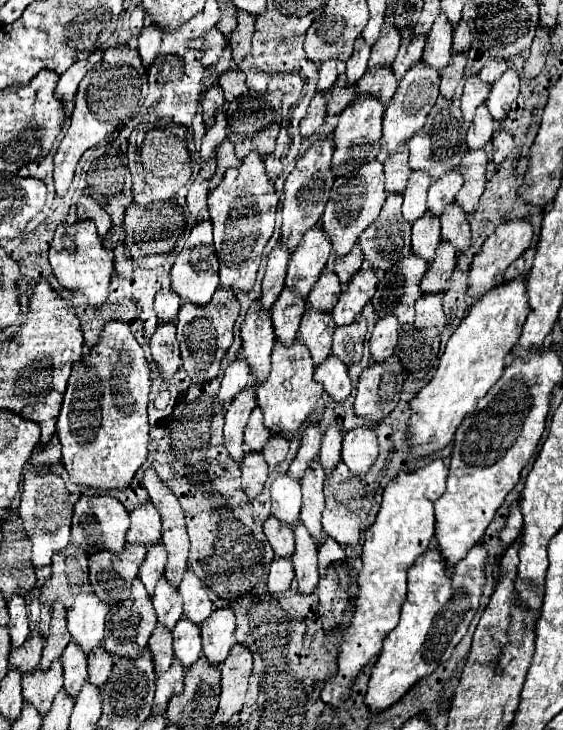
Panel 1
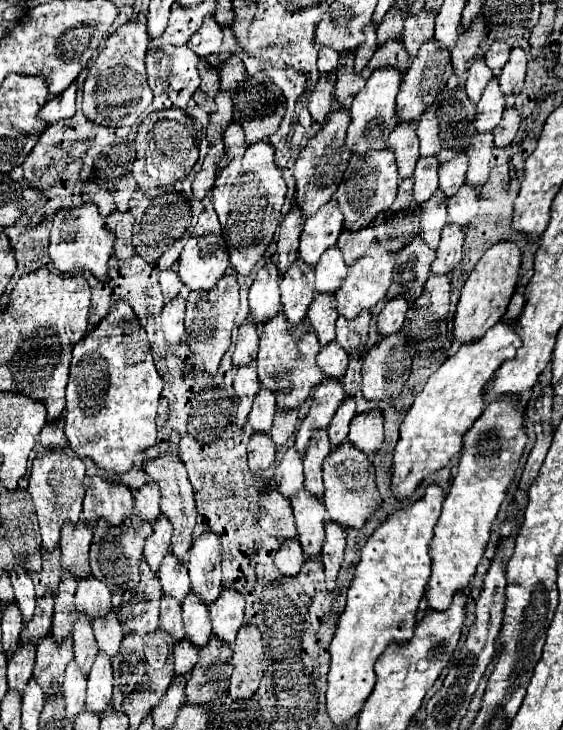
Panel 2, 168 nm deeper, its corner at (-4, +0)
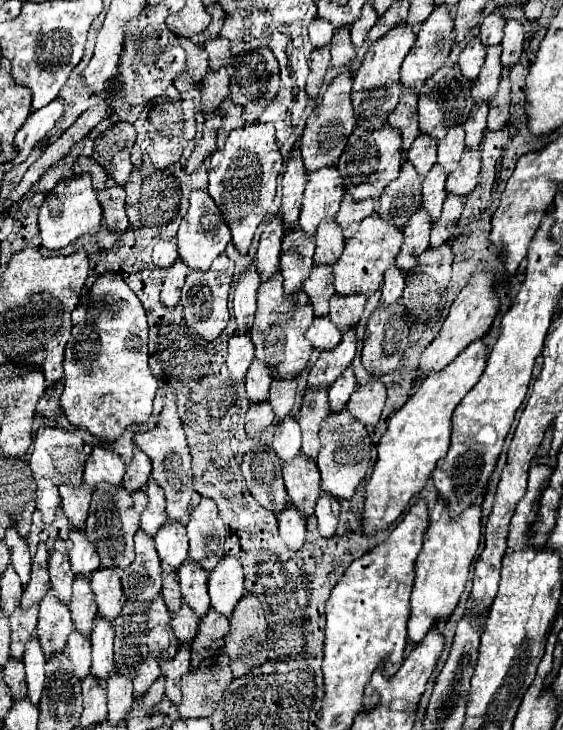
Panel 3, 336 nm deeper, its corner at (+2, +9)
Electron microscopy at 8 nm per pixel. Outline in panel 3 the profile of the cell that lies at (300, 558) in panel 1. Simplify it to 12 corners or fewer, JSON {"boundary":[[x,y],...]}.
{"boundary":[[286,462],[290,504],[310,518],[320,496],[316,462]]}

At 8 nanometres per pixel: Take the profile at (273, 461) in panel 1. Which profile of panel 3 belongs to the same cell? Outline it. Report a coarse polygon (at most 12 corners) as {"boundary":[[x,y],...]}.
{"boundary":[[272,382],[268,402],[276,418],[294,408],[296,382]]}

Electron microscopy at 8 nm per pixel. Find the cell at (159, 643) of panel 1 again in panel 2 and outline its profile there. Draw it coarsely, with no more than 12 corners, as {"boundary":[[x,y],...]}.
{"boundary":[[162,597],[160,625],[176,639],[184,637],[182,605]]}

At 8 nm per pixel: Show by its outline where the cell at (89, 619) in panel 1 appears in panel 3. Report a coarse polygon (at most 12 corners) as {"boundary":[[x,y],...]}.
{"boundary":[[70,530],[72,572],[80,578],[100,568],[98,554],[82,530]]}

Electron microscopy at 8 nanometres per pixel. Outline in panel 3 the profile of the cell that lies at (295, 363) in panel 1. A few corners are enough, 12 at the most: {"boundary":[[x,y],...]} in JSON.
{"boundary":[[274,274],[258,290],[250,338],[272,378],[294,380],[312,346],[304,290]]}

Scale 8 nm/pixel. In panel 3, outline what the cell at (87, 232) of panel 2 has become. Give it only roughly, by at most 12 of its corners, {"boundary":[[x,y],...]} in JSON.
{"boundary":[[90,176],[60,182],[38,214],[42,244],[62,250],[102,224]]}

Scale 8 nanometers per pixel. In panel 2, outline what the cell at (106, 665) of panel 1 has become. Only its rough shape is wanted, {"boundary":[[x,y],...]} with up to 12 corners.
{"boundary":[[112,615],[94,621],[98,649],[118,653],[124,633]]}

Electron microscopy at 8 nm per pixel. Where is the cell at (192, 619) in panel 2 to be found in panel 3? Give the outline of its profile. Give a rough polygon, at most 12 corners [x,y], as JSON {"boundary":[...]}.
{"boundary":[[188,560],[178,570],[184,602],[202,618],[208,574]]}

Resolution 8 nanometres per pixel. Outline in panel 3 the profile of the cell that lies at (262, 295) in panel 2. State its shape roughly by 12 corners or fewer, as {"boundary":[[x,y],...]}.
{"boundary":[[282,220],[264,228],[254,264],[260,280],[270,280],[280,266]]}

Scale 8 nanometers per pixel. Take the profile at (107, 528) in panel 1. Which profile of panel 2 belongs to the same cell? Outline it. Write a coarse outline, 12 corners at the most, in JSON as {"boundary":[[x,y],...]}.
{"boundary":[[94,475],[86,485],[82,519],[112,525],[130,519],[126,485]]}

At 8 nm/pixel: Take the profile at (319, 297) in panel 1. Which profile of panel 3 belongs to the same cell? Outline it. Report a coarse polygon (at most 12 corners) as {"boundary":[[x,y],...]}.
{"boundary":[[338,224],[318,226],[314,264],[332,266],[344,250]]}

